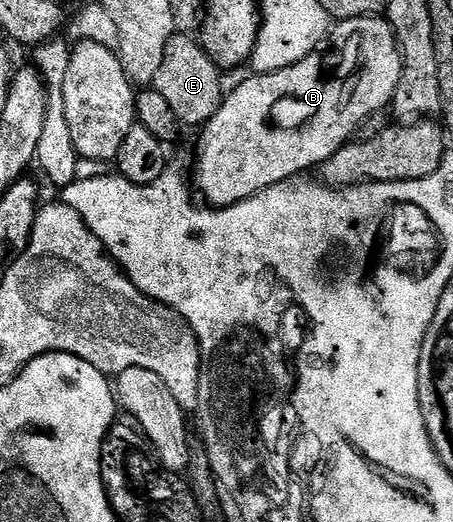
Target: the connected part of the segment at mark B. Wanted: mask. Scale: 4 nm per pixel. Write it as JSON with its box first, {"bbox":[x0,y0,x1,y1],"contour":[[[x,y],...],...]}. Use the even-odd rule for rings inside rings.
{"bbox":[191,16,401,207],"contour":[[[384,16],[356,17],[346,21],[337,21],[332,26],[327,38],[327,44],[318,48],[317,52],[312,53],[311,56],[303,58],[299,63],[295,63],[291,67],[283,67],[282,69],[261,71],[253,76],[257,77],[247,78],[242,85],[237,85],[230,93],[228,90],[224,94],[219,111],[215,111],[212,119],[200,130],[201,138],[197,141],[197,162],[193,165],[191,181],[195,186],[196,192],[198,194],[201,192],[209,200],[206,202],[213,207],[236,205],[237,202],[246,201],[257,193],[266,192],[271,186],[278,185],[281,181],[288,181],[290,177],[304,174],[306,171],[316,170],[327,159],[331,159],[331,155],[339,152],[344,145],[350,144],[351,138],[357,132],[359,123],[363,123],[363,119],[367,119],[369,113],[379,113],[388,110],[392,106],[393,96],[401,79],[400,47],[397,45],[397,39],[393,34],[392,27]]]}

